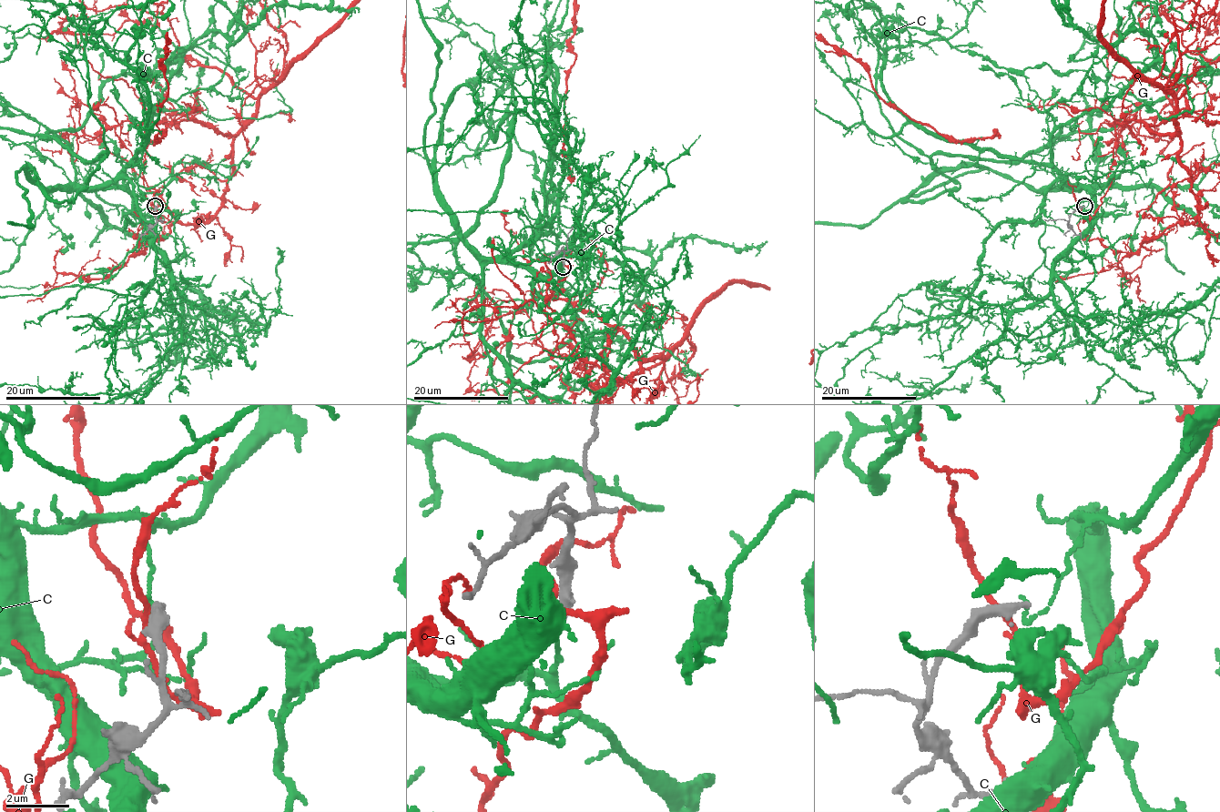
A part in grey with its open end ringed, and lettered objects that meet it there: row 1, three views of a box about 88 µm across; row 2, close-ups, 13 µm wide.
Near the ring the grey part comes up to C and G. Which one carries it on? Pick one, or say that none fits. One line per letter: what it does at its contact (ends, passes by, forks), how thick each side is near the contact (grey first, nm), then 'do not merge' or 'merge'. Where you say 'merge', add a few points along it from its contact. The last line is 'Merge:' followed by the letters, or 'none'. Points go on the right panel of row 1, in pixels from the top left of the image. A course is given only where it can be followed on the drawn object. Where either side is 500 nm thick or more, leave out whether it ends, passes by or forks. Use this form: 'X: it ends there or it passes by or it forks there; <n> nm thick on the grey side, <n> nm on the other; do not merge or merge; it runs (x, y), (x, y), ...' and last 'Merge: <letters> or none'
C: it ends there; 320 nm thick on the grey side, 130 nm on the other; do not merge
G: it passes by; 480 nm thick on the grey side, 170 nm on the other; do not merge
Merge: none

